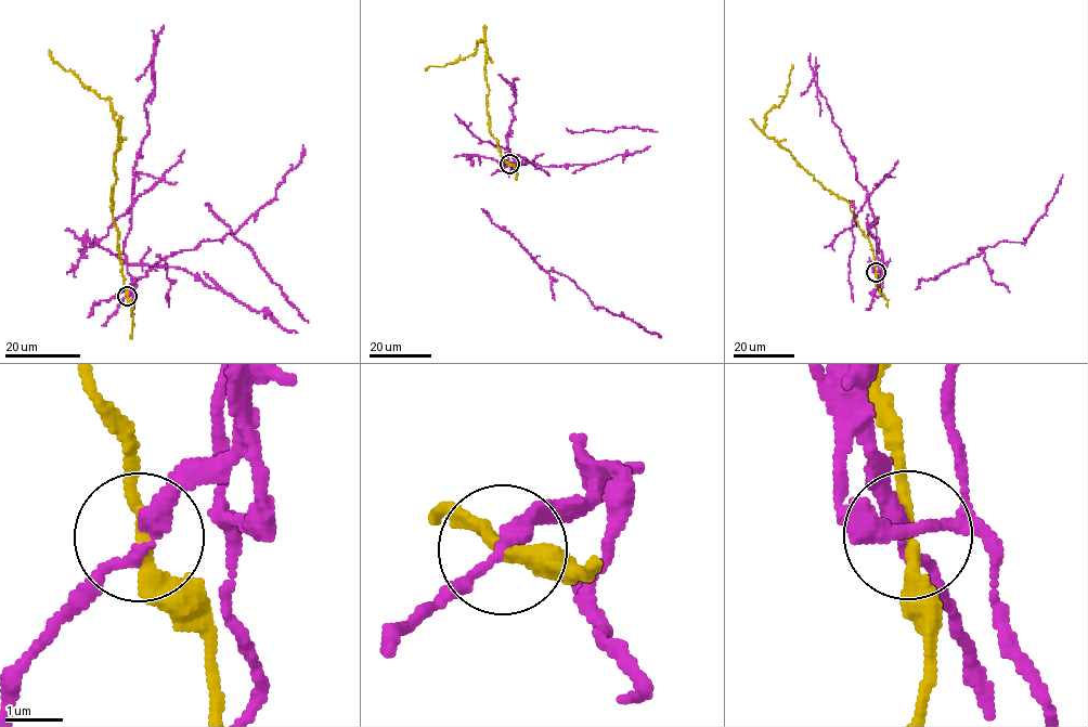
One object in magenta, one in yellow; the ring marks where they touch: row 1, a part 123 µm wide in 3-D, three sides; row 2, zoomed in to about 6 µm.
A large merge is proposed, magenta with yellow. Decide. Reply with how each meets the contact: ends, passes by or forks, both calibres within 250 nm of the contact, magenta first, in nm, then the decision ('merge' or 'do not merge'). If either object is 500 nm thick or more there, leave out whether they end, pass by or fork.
magenta passes by | yellow passes by | 240/240 nm | do not merge

